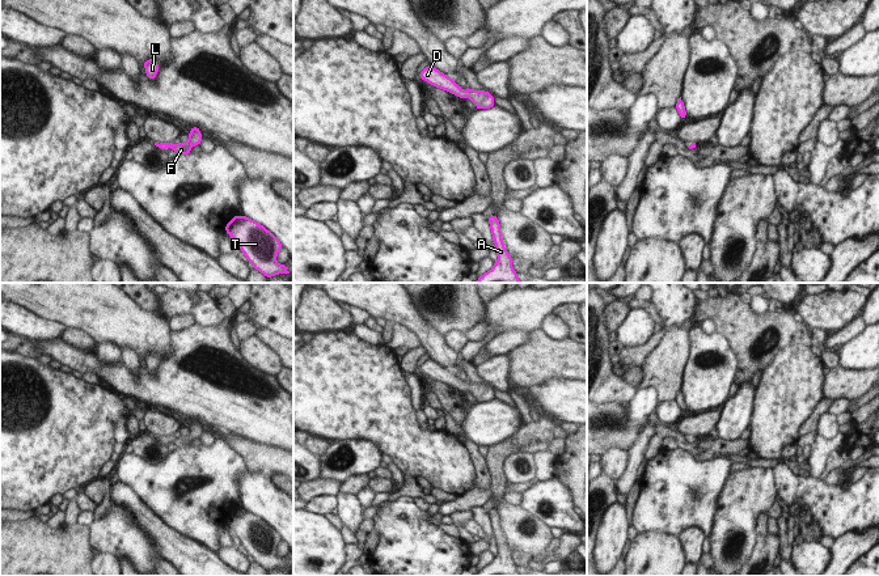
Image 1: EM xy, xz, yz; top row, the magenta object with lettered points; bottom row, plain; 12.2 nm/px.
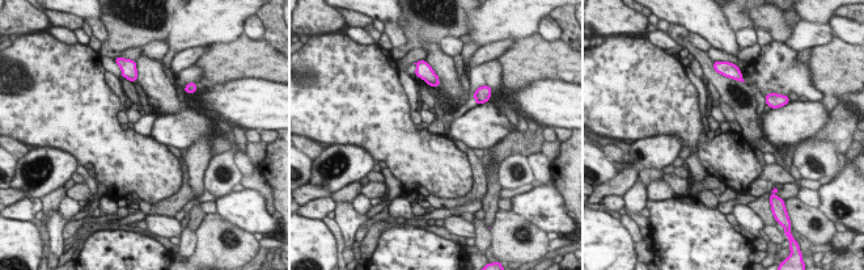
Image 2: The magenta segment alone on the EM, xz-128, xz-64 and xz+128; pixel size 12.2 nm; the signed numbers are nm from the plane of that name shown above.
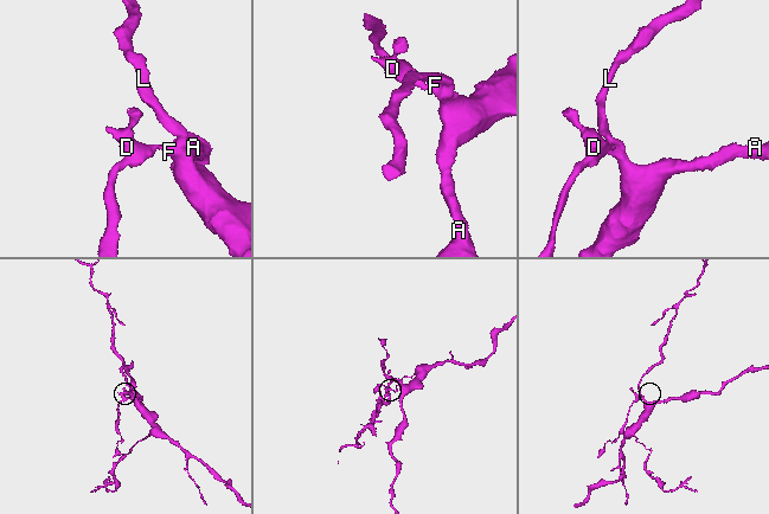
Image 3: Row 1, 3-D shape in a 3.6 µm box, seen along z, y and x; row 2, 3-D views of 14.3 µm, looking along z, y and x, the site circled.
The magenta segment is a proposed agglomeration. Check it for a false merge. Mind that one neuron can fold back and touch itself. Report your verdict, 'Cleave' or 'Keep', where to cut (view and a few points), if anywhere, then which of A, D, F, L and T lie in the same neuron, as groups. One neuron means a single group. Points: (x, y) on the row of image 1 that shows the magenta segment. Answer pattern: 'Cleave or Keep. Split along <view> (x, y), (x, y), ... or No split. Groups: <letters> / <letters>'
Keep. No split. Groups: A D F L T.

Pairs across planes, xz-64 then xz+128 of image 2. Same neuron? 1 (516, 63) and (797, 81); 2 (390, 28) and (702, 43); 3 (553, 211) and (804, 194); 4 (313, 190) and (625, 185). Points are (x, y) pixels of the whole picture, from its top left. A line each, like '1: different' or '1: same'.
1: different
2: same
3: different
4: same

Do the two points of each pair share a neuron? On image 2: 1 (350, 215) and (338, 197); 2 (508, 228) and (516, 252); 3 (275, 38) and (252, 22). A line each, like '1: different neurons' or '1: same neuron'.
1: different neurons
2: same neuron
3: different neurons

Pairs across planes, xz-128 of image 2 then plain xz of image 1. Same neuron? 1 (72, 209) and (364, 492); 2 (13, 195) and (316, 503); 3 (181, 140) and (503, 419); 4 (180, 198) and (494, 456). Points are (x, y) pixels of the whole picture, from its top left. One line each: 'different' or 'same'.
1: same
2: different
3: same
4: different

